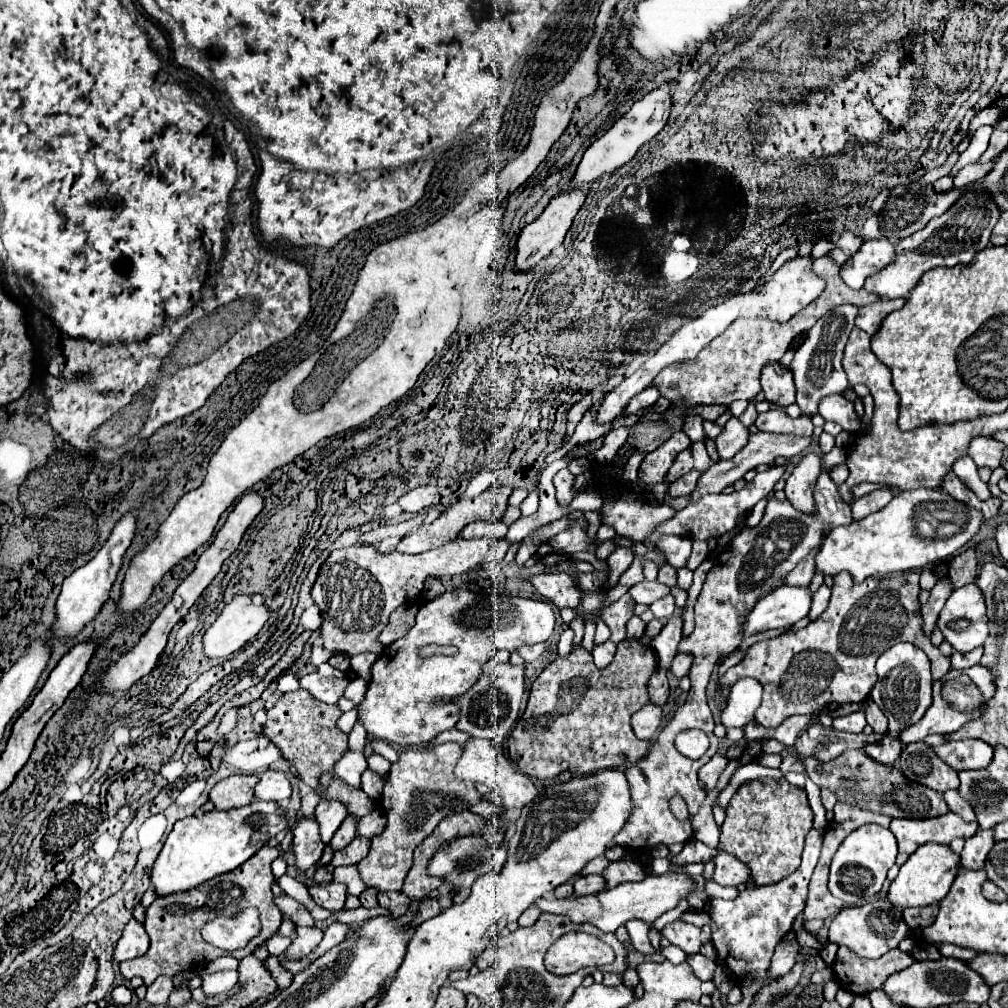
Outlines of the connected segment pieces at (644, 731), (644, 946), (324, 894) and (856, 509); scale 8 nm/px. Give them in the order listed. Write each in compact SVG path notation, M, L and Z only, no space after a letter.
M647 703L643 705L633 717L631 717L631 725L633 725L633 731L639 739L645 739L649 741L657 727L661 723L661 707L659 705L653 705L653 703Z
M633 919L633 921L627 921L625 927L627 927L631 943L633 943L633 947L637 951L641 951L641 953L655 953L655 949L651 947L651 941L649 941L649 923Z
M329 883L309 889L311 897L317 905L329 909L329 911L341 911L345 907L345 885L343 883Z
M877 489L877 491L871 491L871 493L863 495L855 503L851 503L853 519L863 519L869 513L875 513L875 511L883 509L891 499L893 499L893 493L889 489Z

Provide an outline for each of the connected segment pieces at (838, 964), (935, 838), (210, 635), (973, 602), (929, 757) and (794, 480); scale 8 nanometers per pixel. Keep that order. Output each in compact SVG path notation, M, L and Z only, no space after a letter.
M839 947L833 973L843 989L853 995L865 995L879 989L891 973L909 967L913 961L915 959L909 953L903 953L897 947L879 959L863 959L847 947Z
M945 813L931 819L893 819L889 825L891 833L897 837L899 855L897 865L903 865L911 853L915 853L923 843L951 845L953 839L969 839L977 833L977 821L963 821L955 813Z
M249 595L227 603L217 621L203 635L203 653L211 659L227 659L241 651L269 619L265 605L255 605Z
M975 583L955 589L939 613L937 627L943 631L945 641L961 653L981 647L989 637L987 607L981 589Z
M917 741L915 745L905 745L897 767L905 773L907 779L927 785L939 793L959 787L957 771L947 767L947 763L939 759L933 747L923 741Z
M807 453L801 457L801 461L795 465L793 473L787 479L785 493L787 499L797 507L799 511L813 513L813 487L821 473L821 459L817 453Z

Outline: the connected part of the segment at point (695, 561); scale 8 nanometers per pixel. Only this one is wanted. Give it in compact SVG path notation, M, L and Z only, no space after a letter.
M693 541L693 553L689 557L689 569L695 571L709 555L709 543L707 541Z

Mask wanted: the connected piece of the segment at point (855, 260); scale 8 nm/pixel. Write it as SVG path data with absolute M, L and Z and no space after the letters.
M885 237L875 241L865 241L857 253L853 253L843 265L841 265L841 279L851 289L861 289L863 281L889 265L895 259L893 243L889 243Z

